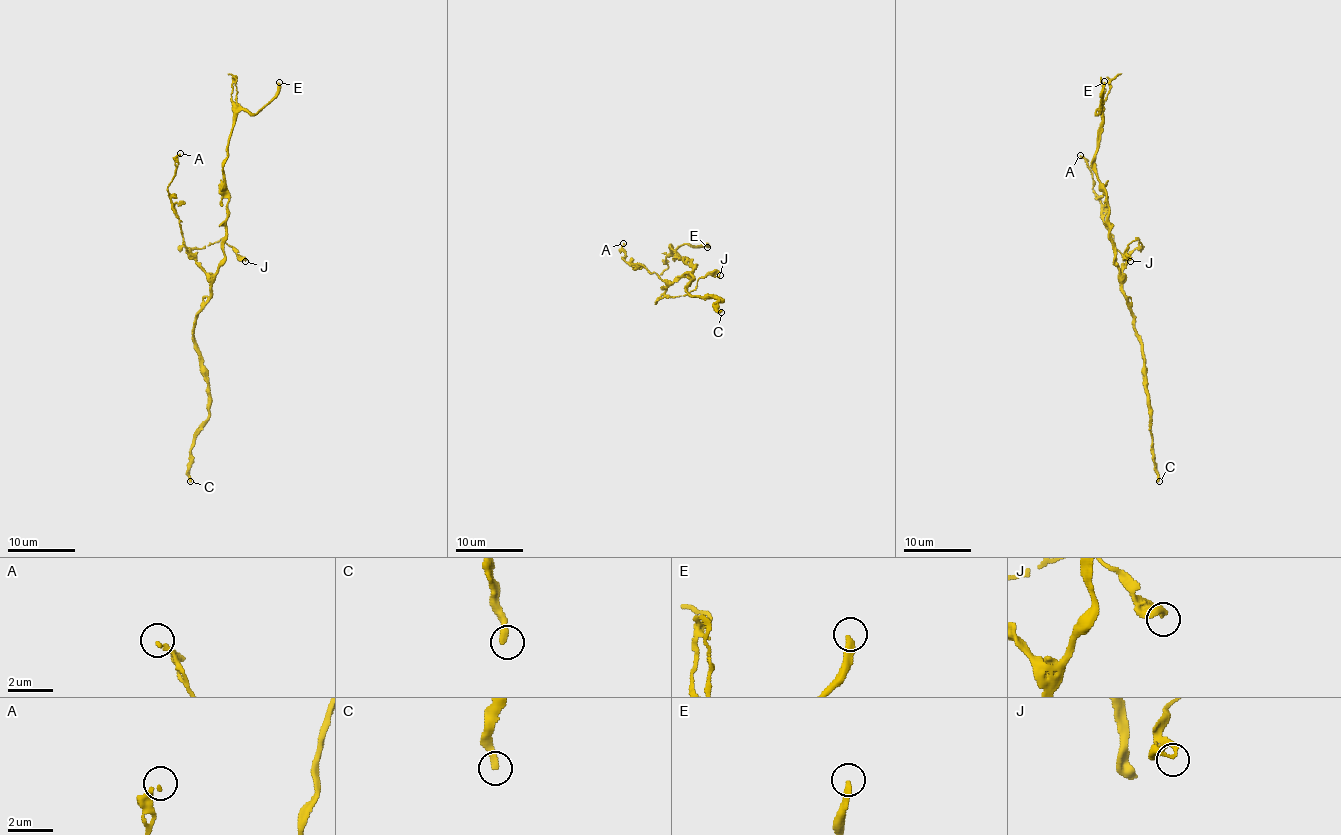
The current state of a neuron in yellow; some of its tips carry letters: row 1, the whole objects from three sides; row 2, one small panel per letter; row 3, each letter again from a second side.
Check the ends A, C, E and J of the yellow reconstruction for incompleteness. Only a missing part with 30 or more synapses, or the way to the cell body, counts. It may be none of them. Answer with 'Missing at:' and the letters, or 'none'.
Missing at: E

